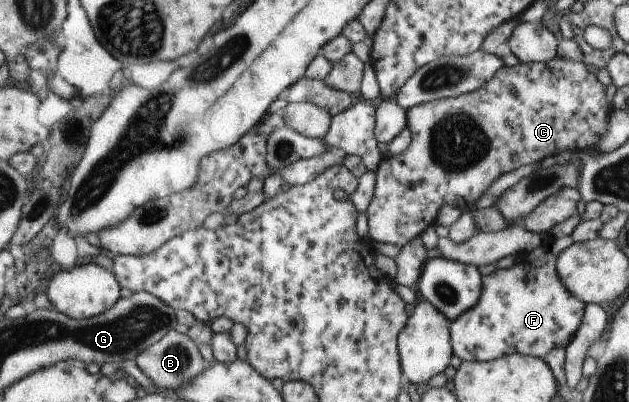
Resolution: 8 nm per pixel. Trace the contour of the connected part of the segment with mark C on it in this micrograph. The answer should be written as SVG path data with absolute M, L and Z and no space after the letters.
M563 58L520 63L515 67L500 67L485 85L474 92L411 108L408 111L411 144L400 154L385 157L376 171L374 196L365 213L370 239L402 248L419 238L429 225L436 223L435 217L441 207L466 206L471 211L475 200L491 182L521 165L537 164L561 151L571 151L584 163L589 155L597 153L595 147L606 133L610 114L604 85L595 76L585 69L584 63Z

